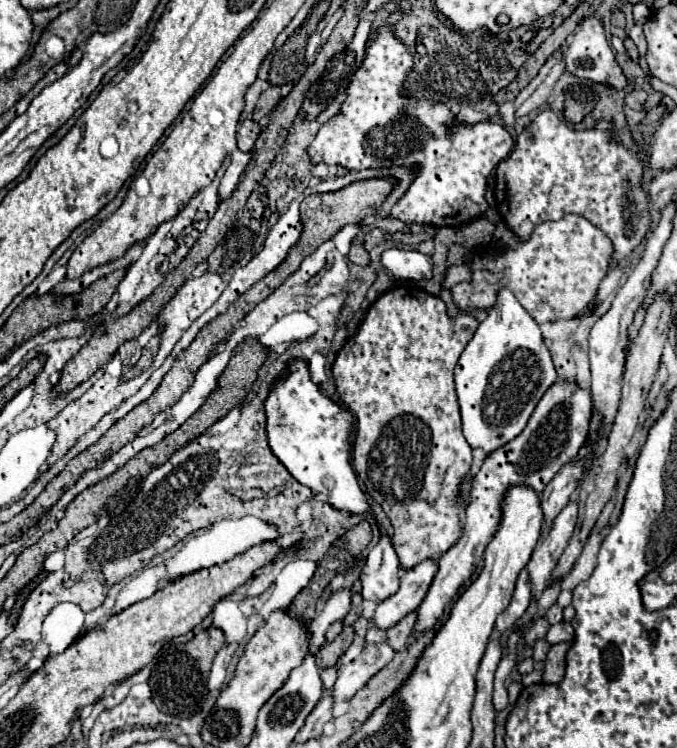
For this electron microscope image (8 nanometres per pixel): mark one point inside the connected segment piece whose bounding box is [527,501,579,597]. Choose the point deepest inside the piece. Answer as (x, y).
(549, 549)

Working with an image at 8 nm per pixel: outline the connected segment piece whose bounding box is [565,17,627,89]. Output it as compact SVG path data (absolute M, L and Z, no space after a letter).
M587 17L579 23L579 29L575 31L575 35L569 41L569 47L565 53L565 63L567 63L567 71L575 77L587 77L597 83L609 83L615 89L623 89L627 85L627 79L613 57L613 51L611 51L607 37L605 37L603 25L595 17Z

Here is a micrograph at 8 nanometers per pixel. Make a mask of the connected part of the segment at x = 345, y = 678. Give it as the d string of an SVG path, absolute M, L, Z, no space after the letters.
M361 639L353 641L353 645L337 661L337 681L333 687L333 699L351 699L367 685L367 681L375 673L379 673L393 659L393 655L395 651L389 643L369 645Z

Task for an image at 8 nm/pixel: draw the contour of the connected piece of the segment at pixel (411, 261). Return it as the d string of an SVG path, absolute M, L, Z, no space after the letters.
M391 247L381 253L381 263L395 279L411 279L411 281L431 279L429 257L413 249L405 251L405 249Z

